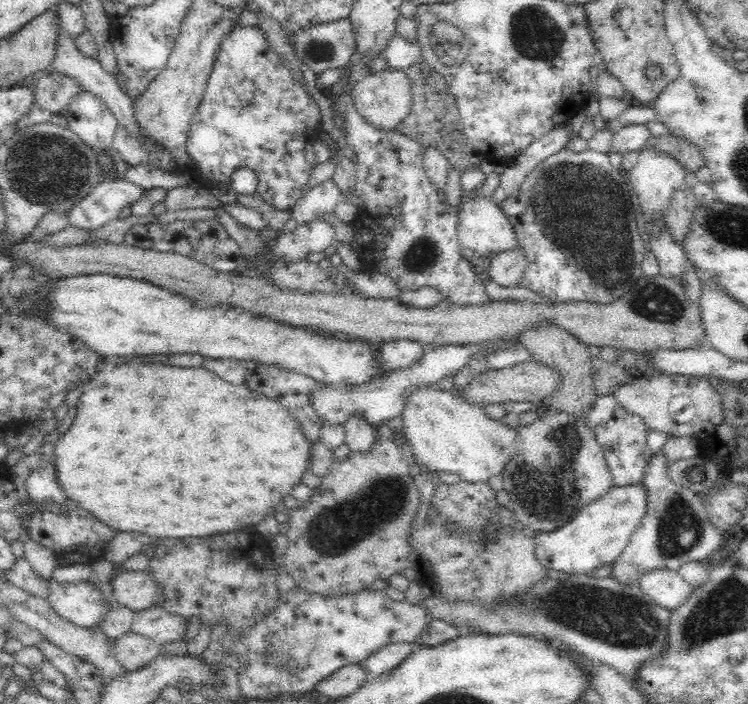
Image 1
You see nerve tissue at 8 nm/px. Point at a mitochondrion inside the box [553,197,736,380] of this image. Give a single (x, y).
(652, 301)

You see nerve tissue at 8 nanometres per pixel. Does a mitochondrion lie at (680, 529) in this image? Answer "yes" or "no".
yes

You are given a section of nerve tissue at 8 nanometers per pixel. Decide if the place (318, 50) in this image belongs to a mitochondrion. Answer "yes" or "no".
yes

